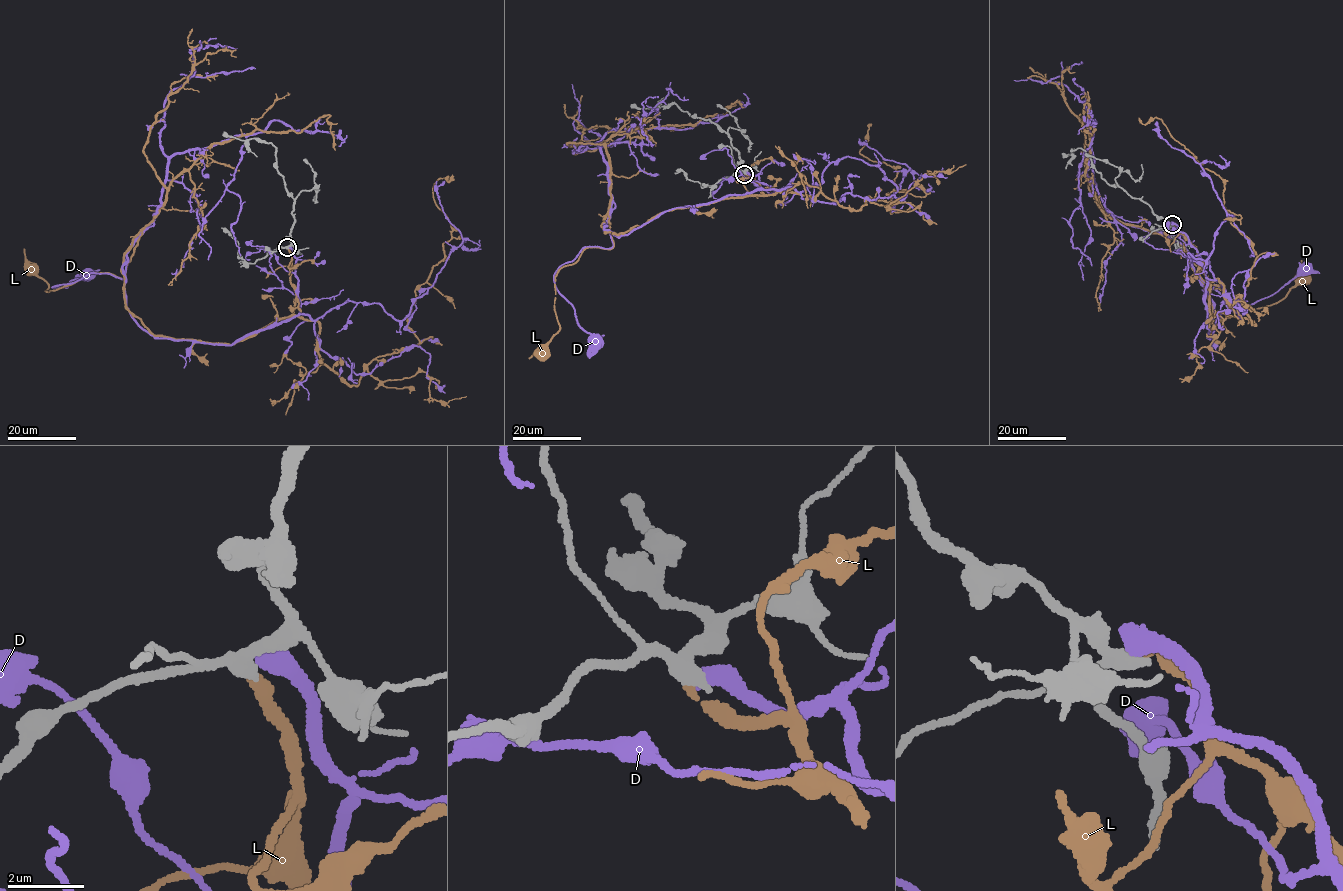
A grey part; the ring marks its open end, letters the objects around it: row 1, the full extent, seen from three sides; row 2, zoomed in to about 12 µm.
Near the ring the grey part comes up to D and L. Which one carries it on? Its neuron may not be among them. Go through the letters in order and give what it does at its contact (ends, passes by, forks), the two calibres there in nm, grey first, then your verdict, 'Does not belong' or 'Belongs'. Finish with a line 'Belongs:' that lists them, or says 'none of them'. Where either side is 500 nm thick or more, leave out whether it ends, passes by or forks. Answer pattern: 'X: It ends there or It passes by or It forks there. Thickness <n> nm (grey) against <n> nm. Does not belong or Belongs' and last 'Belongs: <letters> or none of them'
D: Thickness 360 nm (grey) against 550 nm. Does not belong
L: It ends there. Thickness 380 nm (grey) against 160 nm. Belongs
Belongs: L

